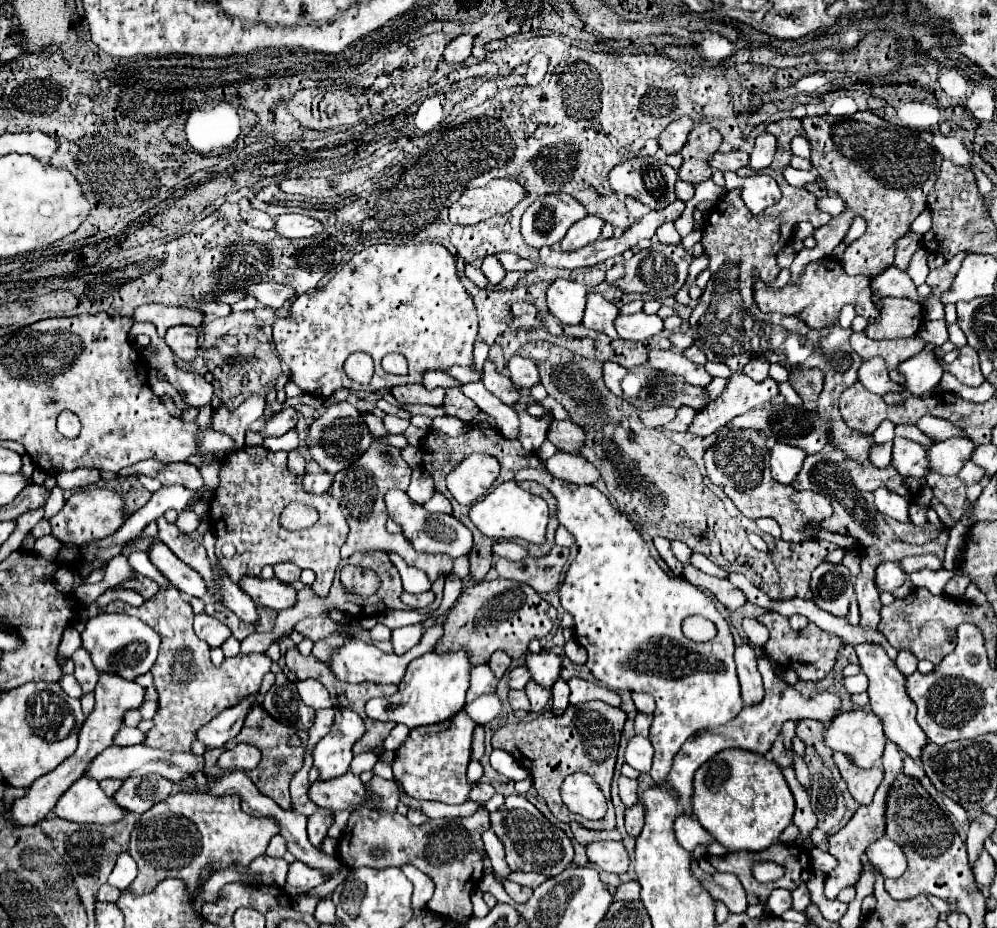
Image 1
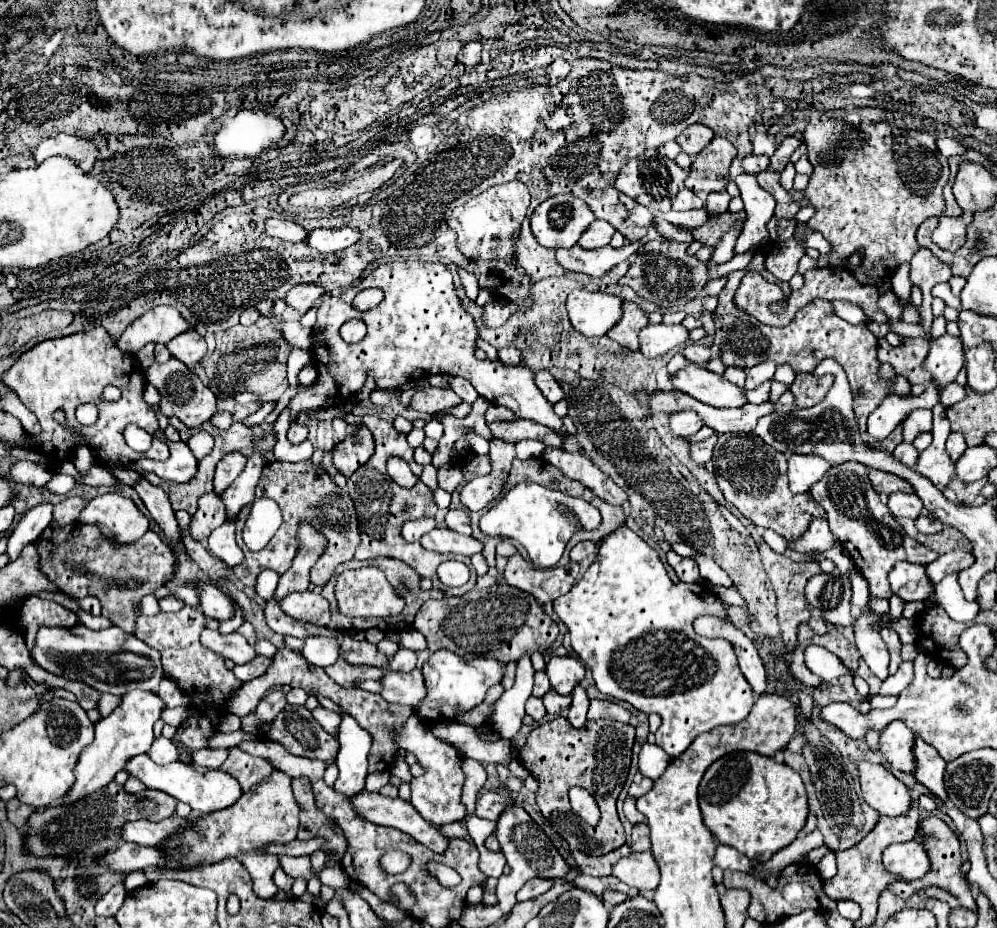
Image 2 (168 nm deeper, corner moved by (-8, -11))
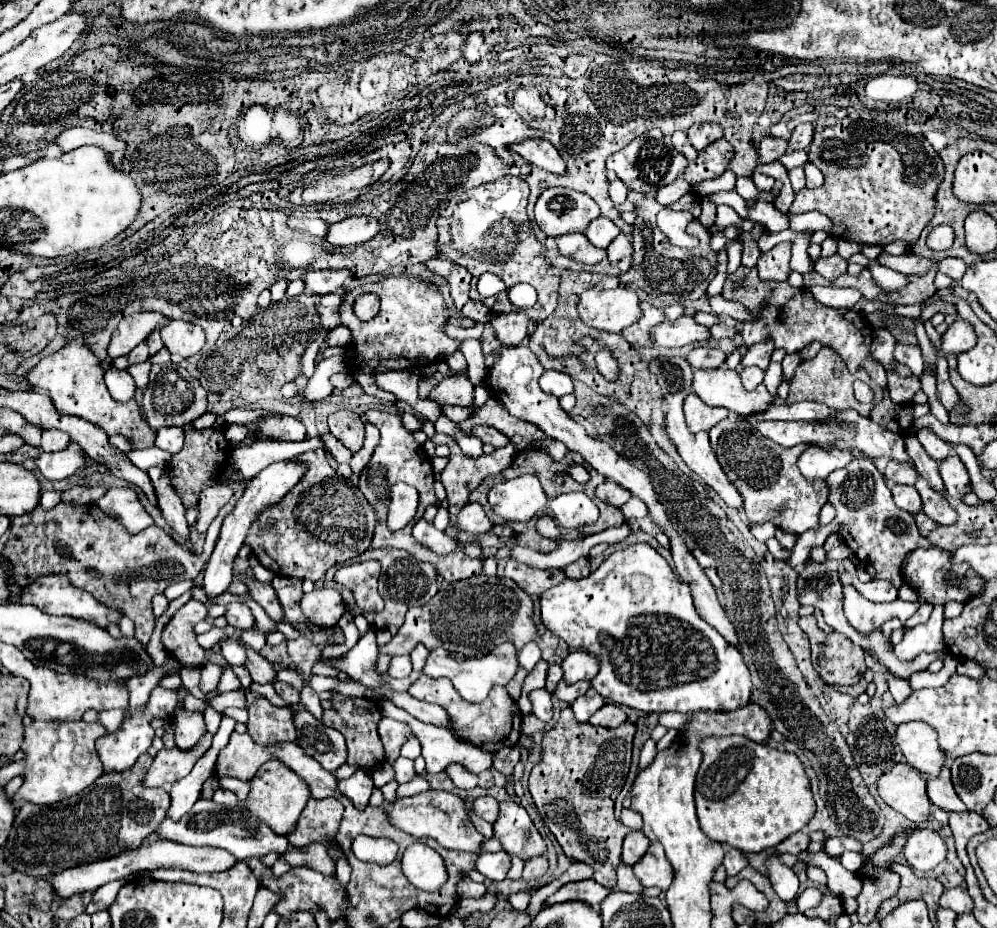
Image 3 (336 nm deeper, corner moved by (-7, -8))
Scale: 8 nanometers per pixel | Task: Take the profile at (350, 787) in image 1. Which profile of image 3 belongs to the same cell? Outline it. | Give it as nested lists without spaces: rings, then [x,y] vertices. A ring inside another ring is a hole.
[[[427,790],[409,798],[397,798],[391,804],[383,806],[389,822],[415,836],[415,838],[433,838],[437,840],[443,848],[451,848],[451,850],[465,850],[465,852],[479,852],[481,842],[485,840],[473,826],[469,810],[465,806],[465,800],[457,794],[451,792],[443,792],[443,790]]]

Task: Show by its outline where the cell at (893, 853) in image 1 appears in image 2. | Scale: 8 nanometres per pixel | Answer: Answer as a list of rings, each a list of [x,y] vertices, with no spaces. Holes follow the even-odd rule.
[[[912,839],[908,843],[890,845],[884,851],[884,867],[890,873],[900,875],[904,881],[914,881],[930,871],[930,859],[920,839]]]

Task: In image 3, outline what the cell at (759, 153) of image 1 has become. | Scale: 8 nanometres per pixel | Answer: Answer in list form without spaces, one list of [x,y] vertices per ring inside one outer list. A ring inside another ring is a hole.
[[[799,124],[793,130],[787,144],[789,144],[789,150],[795,152],[795,150],[805,150],[811,144],[811,140],[813,140],[813,124]]]

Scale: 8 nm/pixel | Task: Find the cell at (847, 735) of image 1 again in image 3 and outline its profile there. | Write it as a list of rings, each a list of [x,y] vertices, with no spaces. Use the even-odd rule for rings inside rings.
[[[905,722],[895,730],[895,740],[905,762],[923,776],[937,776],[945,764],[945,752],[937,744],[937,734],[925,722]]]

